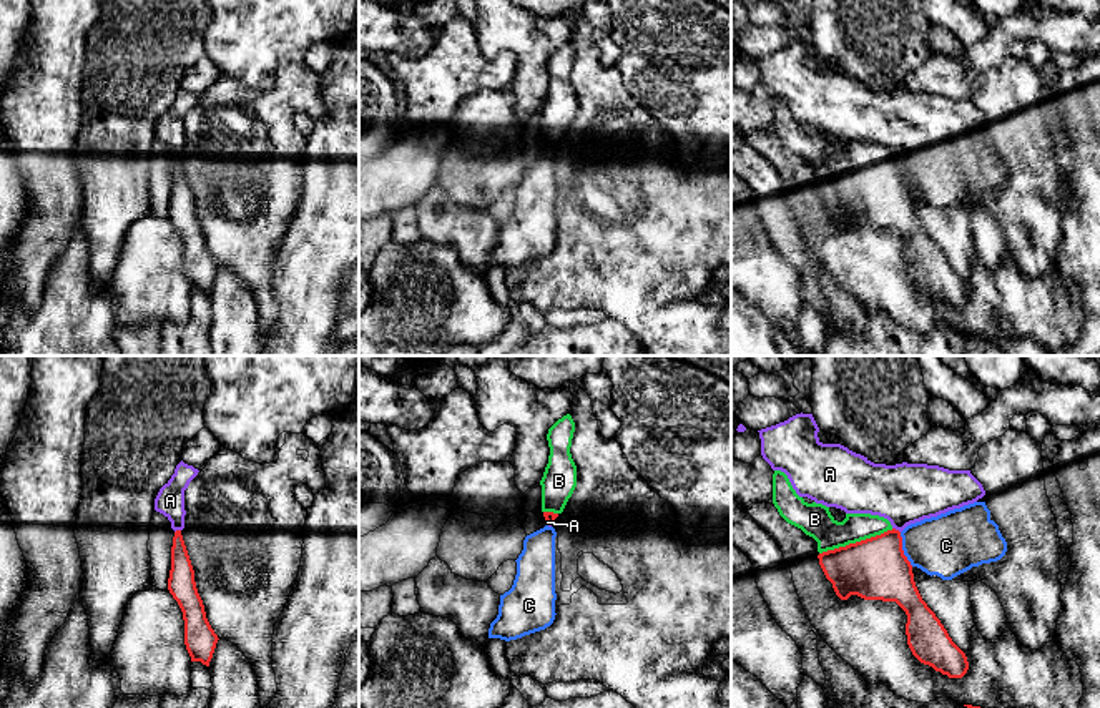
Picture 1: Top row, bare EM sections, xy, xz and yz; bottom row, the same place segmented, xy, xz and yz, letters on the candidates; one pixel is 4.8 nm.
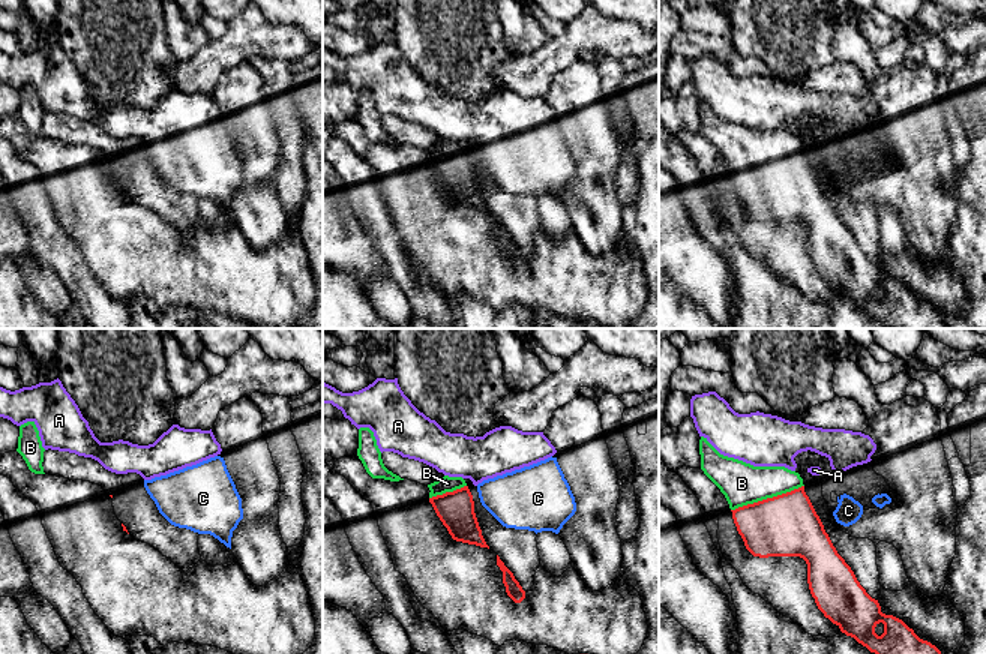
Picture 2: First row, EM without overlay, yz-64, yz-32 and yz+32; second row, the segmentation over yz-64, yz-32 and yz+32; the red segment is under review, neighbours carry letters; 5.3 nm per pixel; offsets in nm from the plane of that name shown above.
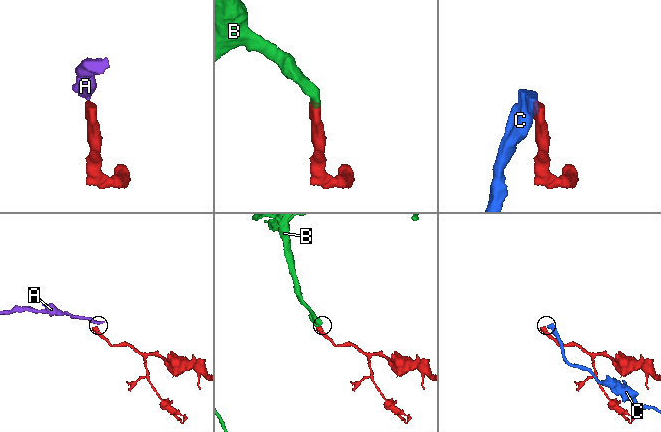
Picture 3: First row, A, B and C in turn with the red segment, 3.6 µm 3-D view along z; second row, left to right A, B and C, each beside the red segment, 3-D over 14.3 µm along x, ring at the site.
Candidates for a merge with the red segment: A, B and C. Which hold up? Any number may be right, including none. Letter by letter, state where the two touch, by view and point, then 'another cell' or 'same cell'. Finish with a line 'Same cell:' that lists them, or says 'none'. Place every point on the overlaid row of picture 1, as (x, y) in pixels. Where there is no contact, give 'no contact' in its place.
A: contact yz (894, 529); another cell
B: contact yz (856, 542); another cell
C: contact yz (901, 549); another cell
Same cell: none

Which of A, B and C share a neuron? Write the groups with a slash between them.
A C / B

